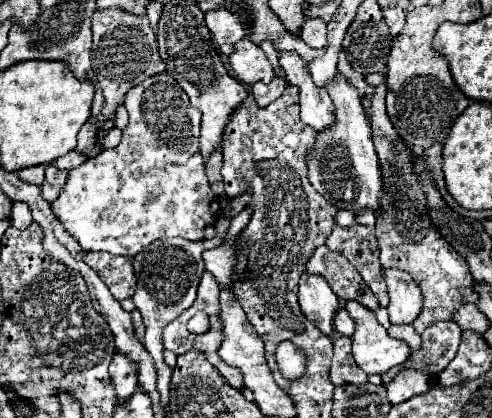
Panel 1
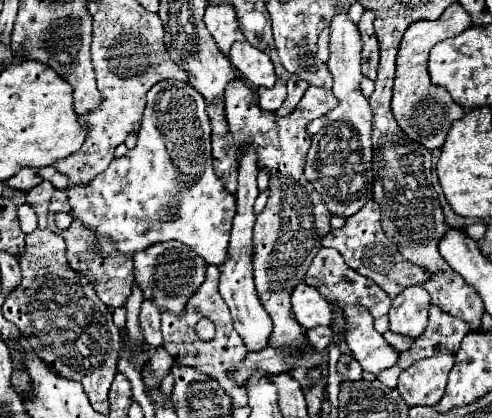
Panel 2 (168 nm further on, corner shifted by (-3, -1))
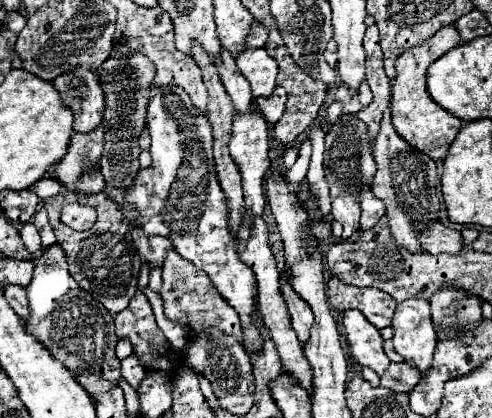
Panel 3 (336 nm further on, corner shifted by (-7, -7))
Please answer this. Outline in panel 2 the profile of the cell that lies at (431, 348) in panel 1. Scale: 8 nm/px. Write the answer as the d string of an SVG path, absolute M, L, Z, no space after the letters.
M431 306L429 310L429 322L425 332L415 340L415 344L399 354L399 362L395 368L387 368L383 372L377 374L377 378L389 386L395 388L397 386L397 378L401 374L401 370L407 370L413 362L421 360L421 358L429 358L437 352L451 352L455 354L459 350L461 340L465 338L465 334L469 334L471 328L467 326L467 322L441 312L439 308Z

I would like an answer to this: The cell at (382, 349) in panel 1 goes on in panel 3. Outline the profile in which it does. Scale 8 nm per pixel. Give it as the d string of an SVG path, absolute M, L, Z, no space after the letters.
M347 310L343 314L343 326L347 330L347 342L357 364L369 366L377 374L383 374L391 360L383 352L383 338L379 330L359 310Z

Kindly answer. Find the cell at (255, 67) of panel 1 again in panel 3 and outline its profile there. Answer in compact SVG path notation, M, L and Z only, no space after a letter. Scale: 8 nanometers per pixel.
M249 48L237 58L239 72L249 80L255 98L271 96L277 78L277 62L265 52L265 48Z

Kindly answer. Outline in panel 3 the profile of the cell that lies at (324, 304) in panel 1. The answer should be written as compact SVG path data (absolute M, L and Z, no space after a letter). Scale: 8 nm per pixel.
M281 286L283 298L287 302L289 314L291 314L291 322L293 322L293 330L297 332L297 338L305 344L309 340L309 330L313 326L313 312L311 308L307 308L307 304L303 304L303 300L297 296L297 292L293 292L291 286Z

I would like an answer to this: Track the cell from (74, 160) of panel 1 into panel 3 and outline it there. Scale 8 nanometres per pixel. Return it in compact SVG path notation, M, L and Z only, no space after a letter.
M43 178L31 186L31 192L35 192L41 200L45 200L49 196L57 196L59 190L61 190L61 184L57 180L47 180L47 178Z

